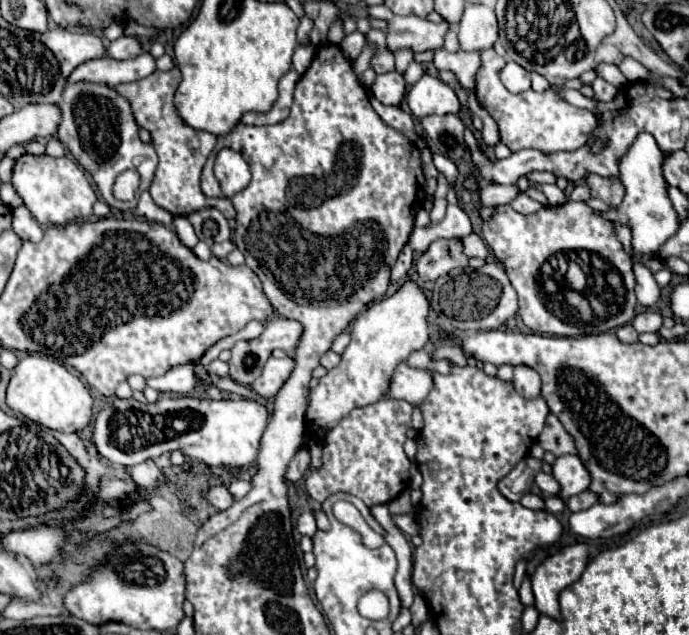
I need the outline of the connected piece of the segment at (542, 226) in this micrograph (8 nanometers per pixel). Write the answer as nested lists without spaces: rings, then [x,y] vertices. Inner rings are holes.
[[[567,201],[559,207],[543,207],[537,213],[521,215],[511,205],[495,207],[489,221],[483,223],[483,239],[487,241],[489,249],[493,251],[499,265],[507,271],[513,289],[519,295],[519,317],[523,323],[539,335],[587,335],[587,333],[605,333],[613,327],[621,327],[635,317],[635,273],[629,261],[629,255],[623,251],[621,243],[613,235],[613,223],[593,215],[593,209],[585,203]],[[555,251],[589,251],[605,259],[607,263],[615,263],[615,271],[619,271],[621,285],[619,285],[619,309],[609,309],[609,317],[603,319],[599,325],[583,325],[575,327],[571,323],[563,323],[557,315],[551,315],[543,303],[539,303],[539,267],[555,255]]]

